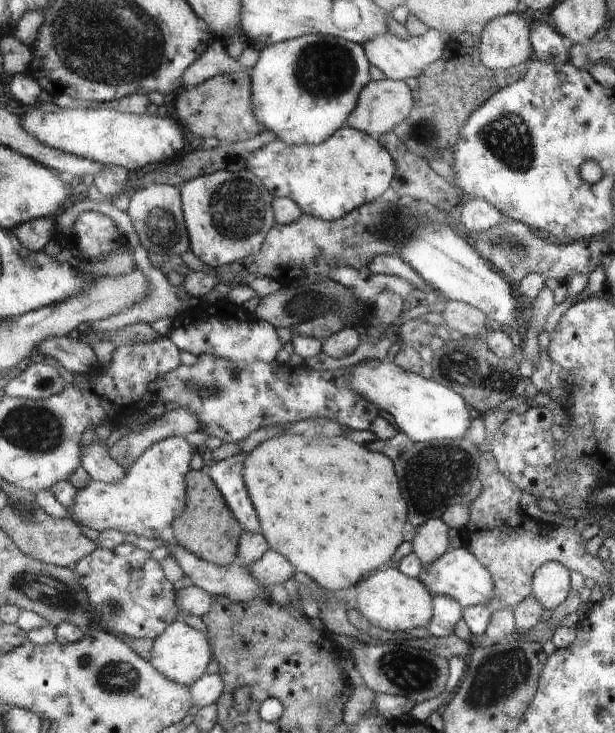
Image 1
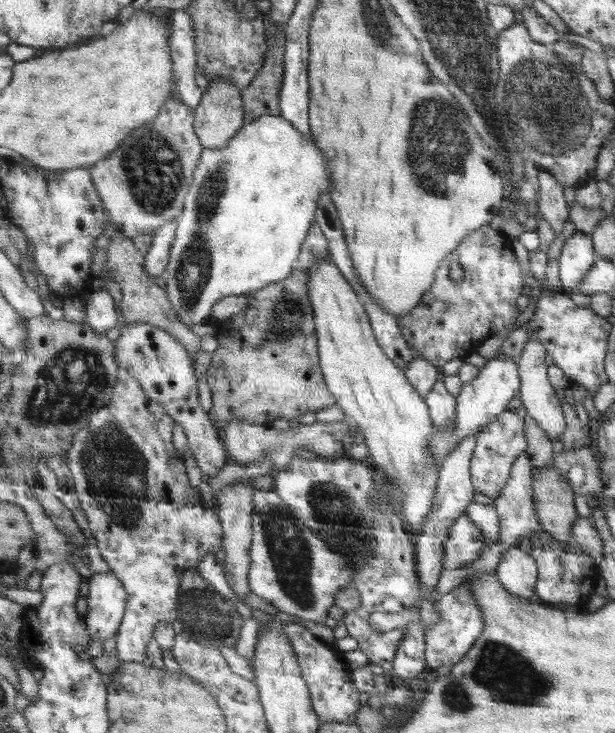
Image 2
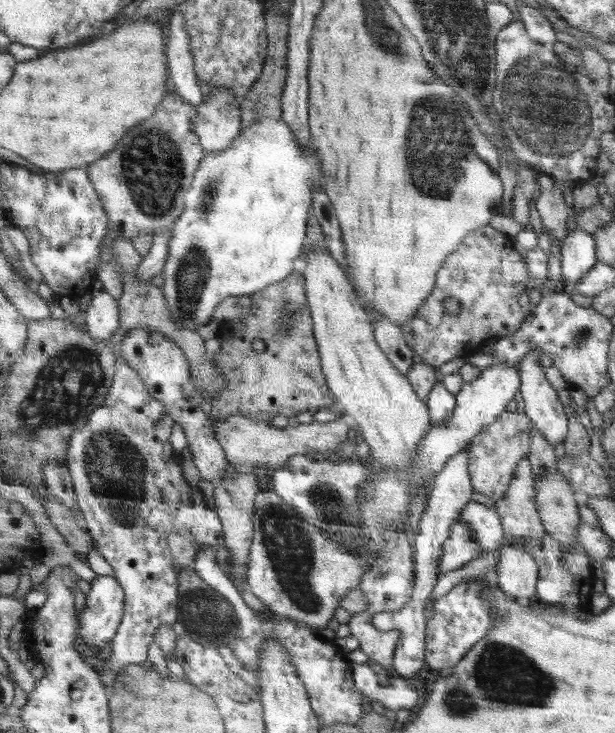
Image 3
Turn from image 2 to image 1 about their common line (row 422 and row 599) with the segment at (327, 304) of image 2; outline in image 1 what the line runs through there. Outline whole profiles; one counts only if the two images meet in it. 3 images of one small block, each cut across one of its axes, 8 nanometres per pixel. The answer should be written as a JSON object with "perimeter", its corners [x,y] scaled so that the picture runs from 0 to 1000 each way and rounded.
{"perimeter":[[[642,772],[600,783],[593,791],[580,797],[580,810],[571,816],[580,827],[580,835],[603,854],[626,859],[626,862],[662,862],[662,859],[691,857],[694,851],[701,851],[701,840],[704,840],[701,808],[688,799],[688,794],[668,791],[649,783]]]}

